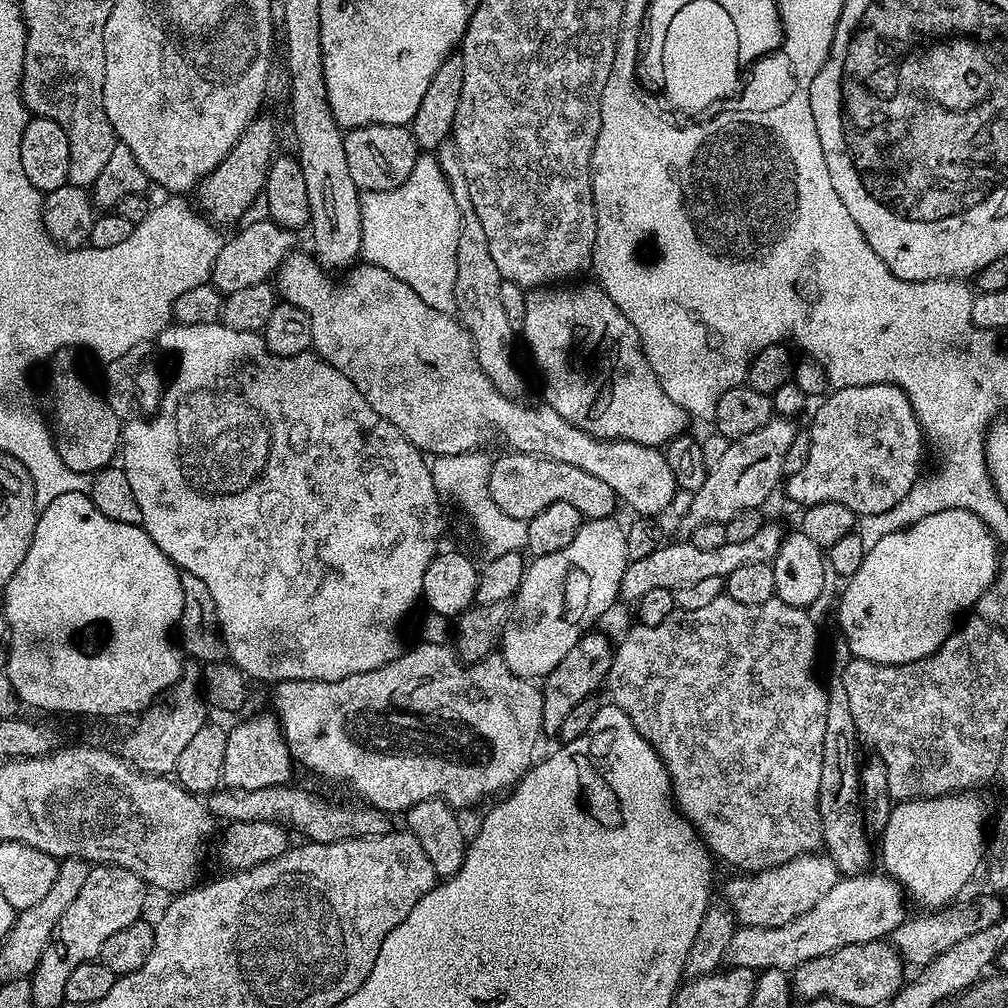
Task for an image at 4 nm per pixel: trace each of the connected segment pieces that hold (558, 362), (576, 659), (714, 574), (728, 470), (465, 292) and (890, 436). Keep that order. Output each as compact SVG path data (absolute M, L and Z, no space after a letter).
M589 282L581 288L564 287L568 286L545 286L526 295L522 335L544 379L543 403L562 414L562 418L578 430L597 436L599 440L629 440L660 448L667 446L674 437L685 435L687 428L684 427L690 423L689 414L662 390L662 382L658 382L640 348L638 334L634 326L630 326L630 318L626 318L595 283Z
M588 630L581 634L574 646L570 646L570 654L566 654L566 658L562 658L562 662L543 677L542 732L545 737L555 737L562 730L562 722L566 722L570 710L574 710L578 702L595 697L599 688L601 691L607 681L613 655L613 641L599 630Z
M765 522L762 530L754 534L754 538L746 542L728 542L718 546L718 550L698 550L698 546L690 542L661 543L660 547L654 550L654 554L646 554L646 558L638 558L629 563L628 568L622 574L619 599L624 602L635 602L642 598L642 594L655 588L674 589L706 578L718 578L719 576L727 578L730 574L734 574L734 570L747 566L749 562L771 562L778 554L778 550L784 547L785 535L785 529L780 529L772 522Z
M774 418L762 426L762 430L754 430L754 434L746 434L746 438L731 441L726 454L708 469L706 482L691 493L688 513L680 520L680 528L684 534L691 534L695 528L706 522L724 524L734 514L751 508L763 509L764 503L772 496L776 487L781 487L784 476L784 455L790 450L790 442L794 442L798 428L788 418Z
M445 142L435 149L434 155L448 180L450 190L454 194L454 202L458 202L460 211L460 233L458 234L458 274L454 282L456 295L455 315L464 329L472 335L472 344L476 347L476 357L486 374L494 382L494 386L504 396L520 398L524 392L524 380L512 361L512 336L514 330L510 326L510 318L506 318L506 310L502 310L500 297L500 271L494 266L494 258L490 258L490 242L486 242L486 230L482 230L482 222L478 222L478 214L474 214L474 206L470 202L470 190L466 186L466 174L462 174L460 155L455 143Z
M896 384L850 386L835 389L825 395L819 404L820 409L812 416L812 428L807 429L810 454L802 470L786 480L789 498L799 506L842 502L842 506L850 506L850 510L861 517L880 516L888 511L891 513L921 475L920 443L923 445L926 440L906 394Z

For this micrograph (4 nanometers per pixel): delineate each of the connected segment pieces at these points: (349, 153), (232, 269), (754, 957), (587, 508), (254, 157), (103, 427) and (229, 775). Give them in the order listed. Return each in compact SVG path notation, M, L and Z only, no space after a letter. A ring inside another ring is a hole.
M367 124L361 128L349 128L344 132L344 149L350 178L354 178L354 186L360 189L361 193L385 192L402 186L402 182L410 178L410 170L414 170L418 155L411 127L402 124Z
M267 218L256 220L253 224L245 223L237 236L223 241L218 254L212 262L210 283L217 292L227 294L234 290L246 290L246 286L263 284L279 269L281 262L293 251L293 233L278 226ZM269 275L269 276L268 276Z
M887 874L844 876L806 914L786 922L786 926L759 928L737 927L728 944L724 960L733 968L782 968L791 970L802 962L830 954L842 946L861 944L891 937L893 930L906 919L901 885Z
M515 450L505 451L505 456L496 456L492 462L490 470L490 498L498 502L498 510L506 510L510 518L530 521L538 510L546 510L550 502L570 502L570 506L575 506L588 520L607 520L613 515L618 497L614 490L602 480L596 478L594 474L588 474L578 466L572 466L566 462L558 460L548 460L544 456L531 456L528 452L518 452Z
M257 118L249 124L248 128L240 135L240 141L226 154L220 165L205 180L200 181L195 189L194 196L200 199L198 208L209 221L215 225L232 224L235 220L243 221L248 207L255 200L261 199L268 166L274 159L277 151L276 140L272 137L272 124L263 118Z
M61 350L51 357L48 368L48 384L52 387L52 404L56 407L56 428L54 424L55 446L62 462L76 472L95 474L107 468L117 459L122 448L122 417L114 414L96 392L76 373L67 351Z
M275 715L252 716L241 724L231 725L226 738L226 762L222 762L223 783L238 790L262 790L288 784L294 757Z

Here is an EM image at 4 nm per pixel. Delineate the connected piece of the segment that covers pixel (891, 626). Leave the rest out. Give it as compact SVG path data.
M965 508L942 510L908 528L888 532L864 553L858 574L847 577L840 596L840 628L853 657L875 664L909 664L934 654L957 623L956 612L975 605L976 599L996 579L998 541L988 527Z

